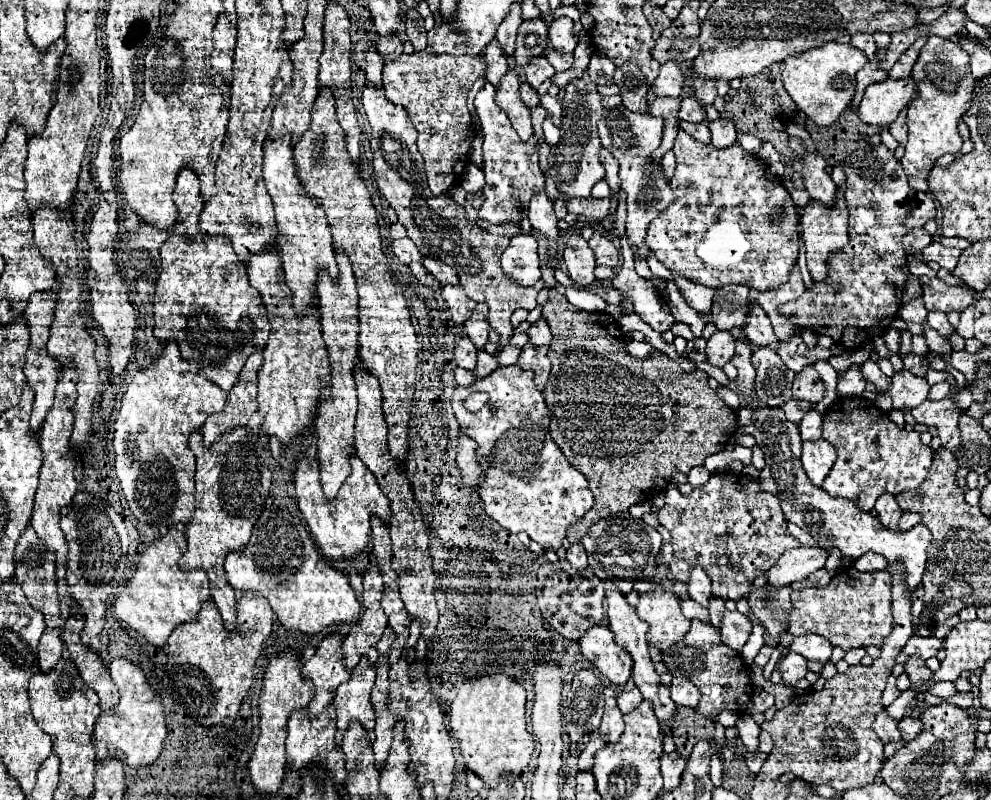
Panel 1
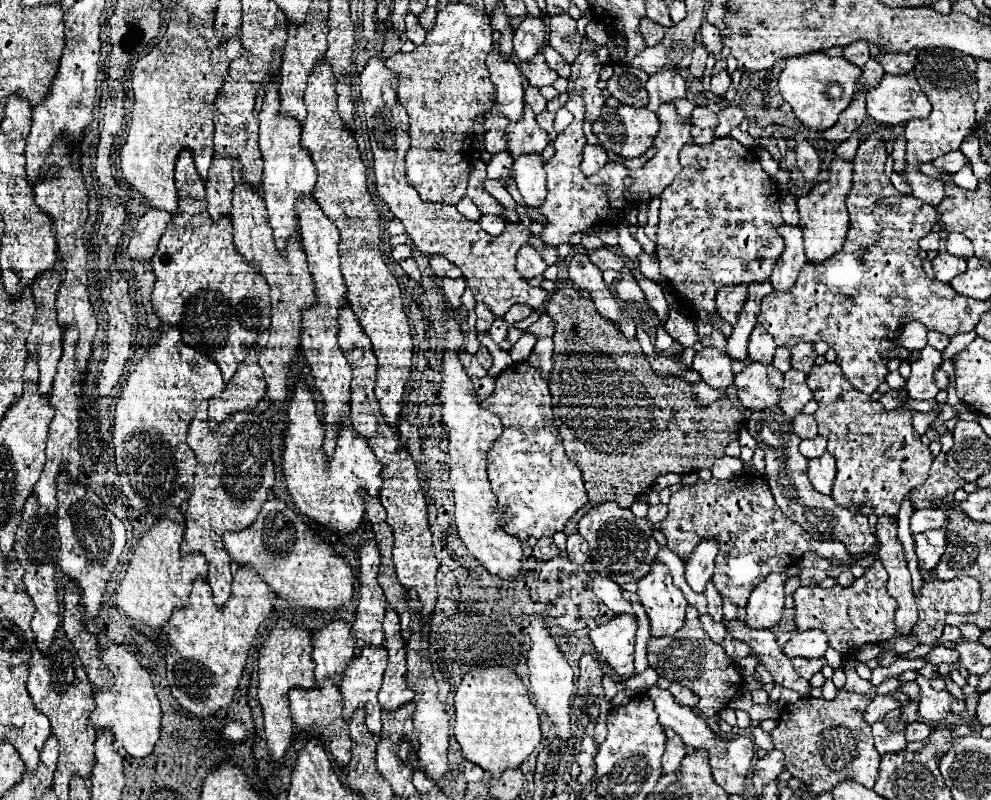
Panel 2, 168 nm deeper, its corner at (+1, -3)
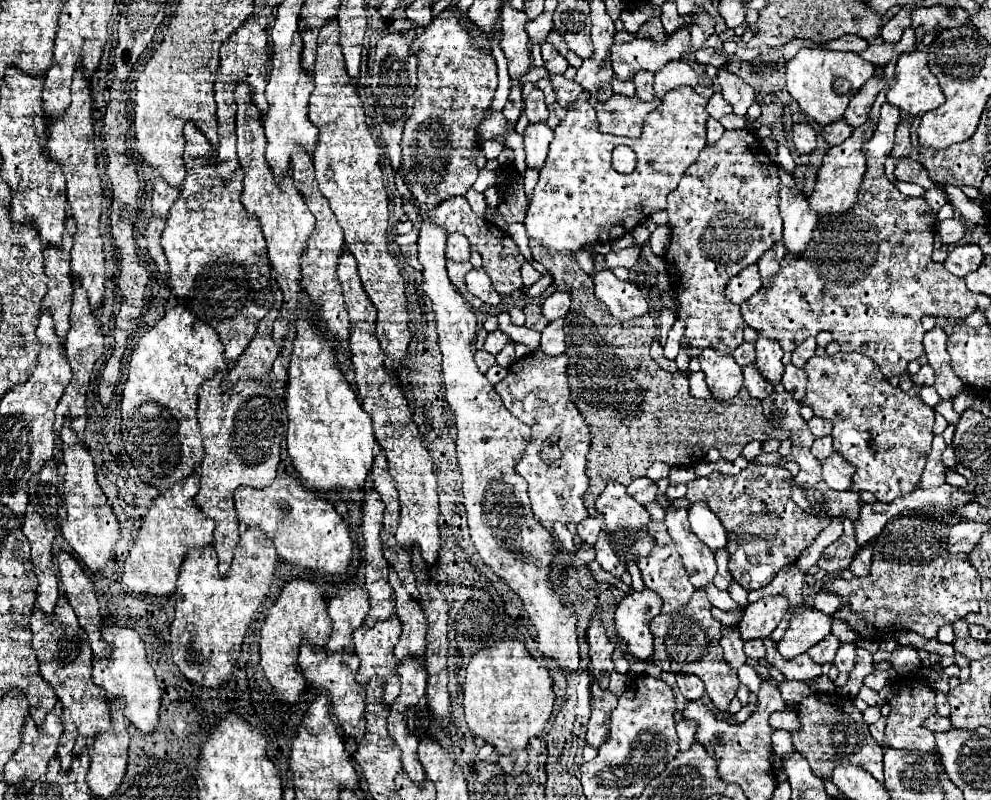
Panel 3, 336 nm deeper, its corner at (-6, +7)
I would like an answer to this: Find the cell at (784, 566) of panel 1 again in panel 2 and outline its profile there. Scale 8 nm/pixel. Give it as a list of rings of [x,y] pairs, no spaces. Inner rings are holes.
[[[787,569],[779,573],[769,573],[759,587],[753,589],[747,603],[747,619],[745,623],[753,629],[769,629],[783,617],[785,593],[783,587],[789,579]]]

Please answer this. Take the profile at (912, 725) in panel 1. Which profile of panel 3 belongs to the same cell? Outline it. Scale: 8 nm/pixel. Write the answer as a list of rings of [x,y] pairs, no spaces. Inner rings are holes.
[[[932,715],[932,717],[928,717],[928,719],[926,719],[926,727],[928,727],[930,731],[946,731],[946,729],[950,729],[950,727],[952,727],[952,723],[950,723],[950,719],[948,719],[948,717]]]

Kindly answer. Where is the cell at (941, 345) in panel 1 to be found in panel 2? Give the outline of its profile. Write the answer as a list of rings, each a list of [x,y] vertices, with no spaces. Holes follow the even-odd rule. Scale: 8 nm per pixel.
[[[933,347],[921,349],[921,357],[911,363],[911,377],[907,379],[907,393],[911,399],[933,399],[937,395],[937,387],[933,383],[933,371],[941,365],[941,351]]]

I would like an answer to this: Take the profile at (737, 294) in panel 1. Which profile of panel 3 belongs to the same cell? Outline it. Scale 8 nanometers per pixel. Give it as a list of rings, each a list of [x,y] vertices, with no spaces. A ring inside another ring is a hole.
[[[750,265],[740,271],[726,287],[726,299],[732,303],[744,303],[762,287],[762,279],[758,273],[758,265]]]

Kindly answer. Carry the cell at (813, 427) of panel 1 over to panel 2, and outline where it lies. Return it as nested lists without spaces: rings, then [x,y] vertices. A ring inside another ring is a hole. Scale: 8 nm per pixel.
[[[817,435],[813,439],[803,439],[799,443],[799,451],[807,457],[807,459],[813,459],[813,457],[819,457],[827,447],[827,439],[823,439],[823,435]]]

